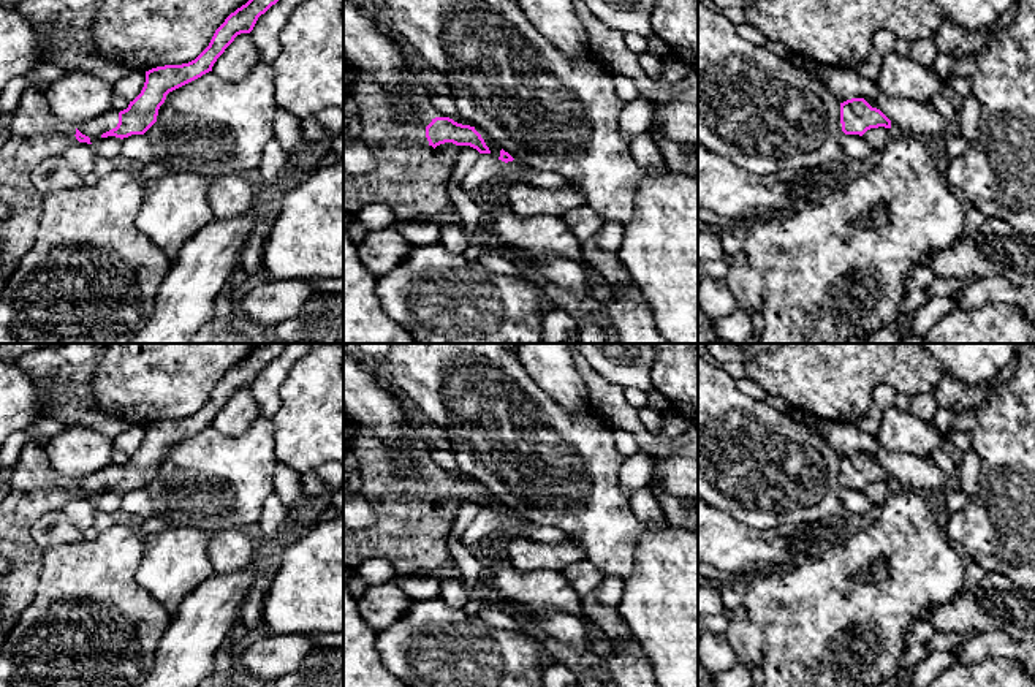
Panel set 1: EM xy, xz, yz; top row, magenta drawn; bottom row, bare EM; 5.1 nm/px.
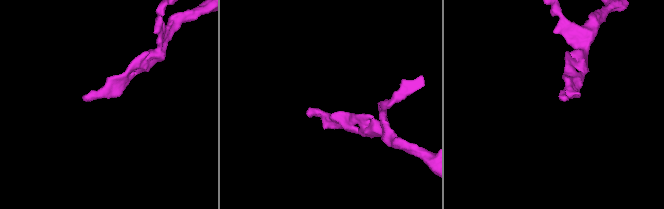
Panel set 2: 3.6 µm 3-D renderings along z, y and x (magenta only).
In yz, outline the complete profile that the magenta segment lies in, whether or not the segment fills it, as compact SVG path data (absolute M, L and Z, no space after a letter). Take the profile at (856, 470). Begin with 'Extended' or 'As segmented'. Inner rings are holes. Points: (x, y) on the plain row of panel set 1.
As segmented. M851 453L840 457L840 478L845 489L859 491L870 483L891 483L891 475L864 453Z

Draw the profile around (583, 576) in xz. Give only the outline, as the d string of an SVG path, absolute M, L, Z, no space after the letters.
M587 559L568 565L562 575L579 597L590 595L605 578Z

